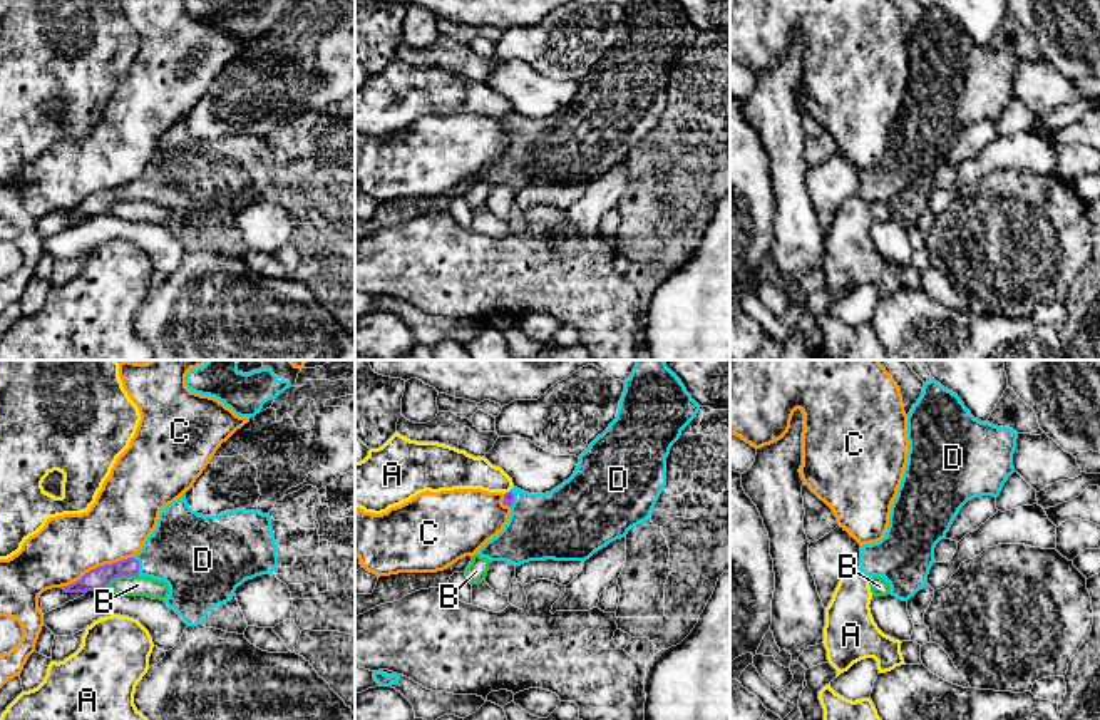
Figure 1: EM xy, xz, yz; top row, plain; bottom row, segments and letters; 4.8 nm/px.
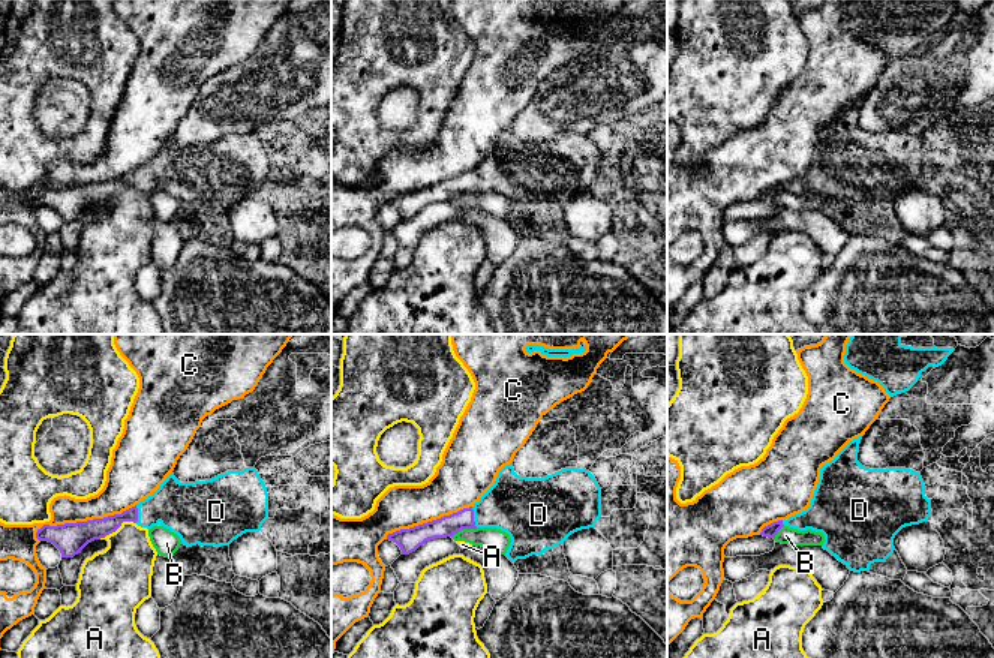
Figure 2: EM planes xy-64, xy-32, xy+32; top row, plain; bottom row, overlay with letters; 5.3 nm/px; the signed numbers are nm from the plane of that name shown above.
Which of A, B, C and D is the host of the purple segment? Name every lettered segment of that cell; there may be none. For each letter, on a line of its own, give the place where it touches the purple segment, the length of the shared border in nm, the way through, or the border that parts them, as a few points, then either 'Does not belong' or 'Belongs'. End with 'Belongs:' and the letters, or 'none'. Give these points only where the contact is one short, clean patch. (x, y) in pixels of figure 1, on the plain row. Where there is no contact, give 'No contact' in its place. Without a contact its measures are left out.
A: Touches purple at xz (506, 118). Shared border 40 nm. Does not belong
B: Touches purple at xy (121, 200). Shared border 170 nm. Boundary: xy (138, 198), (116, 201), (106, 211). Does not belong
C: Touches purple at xy (96, 193). Shared border 380 nm. Does not belong
D: Touches purple at xy (138, 190). Shared border 90 nm. Path across: xy (101, 201), (138, 190), (186, 174). Belongs
Belongs: D

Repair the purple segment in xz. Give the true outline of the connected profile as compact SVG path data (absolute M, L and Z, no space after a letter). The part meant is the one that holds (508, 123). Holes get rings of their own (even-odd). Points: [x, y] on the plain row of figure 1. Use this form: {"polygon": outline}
{"polygon": "M630 0L616 44L579 80L574 99L546 119L512 112L504 119L511 142L475 179L521 191L529 186L586 186L650 144L666 111L666 82L700 30L676 0Z"}

